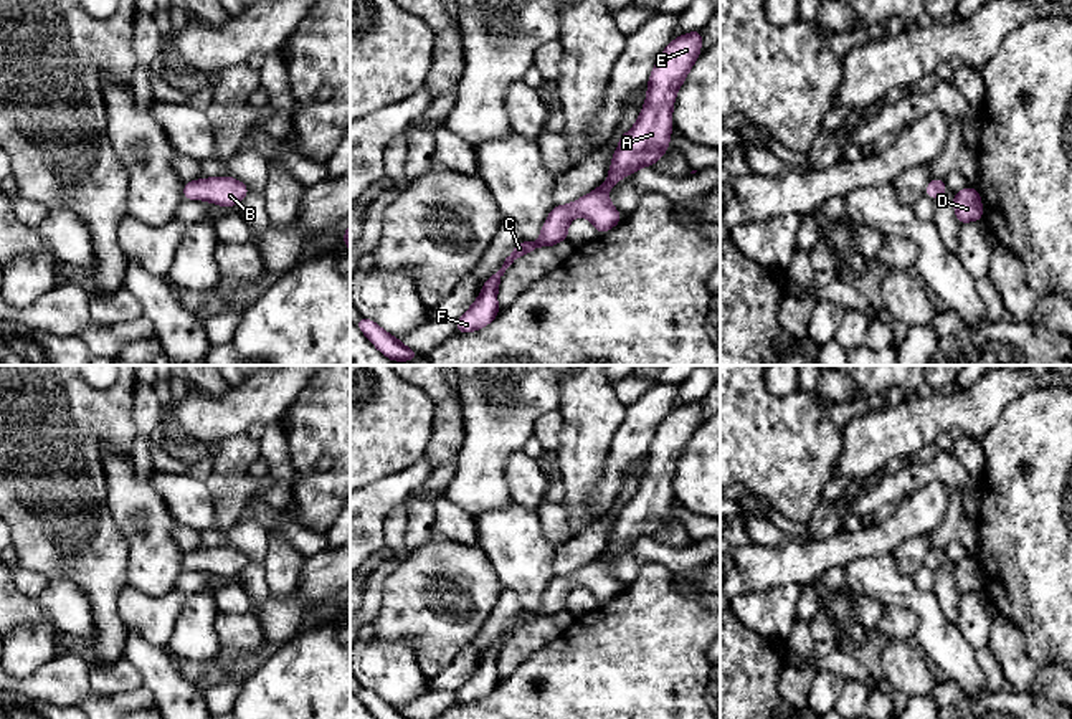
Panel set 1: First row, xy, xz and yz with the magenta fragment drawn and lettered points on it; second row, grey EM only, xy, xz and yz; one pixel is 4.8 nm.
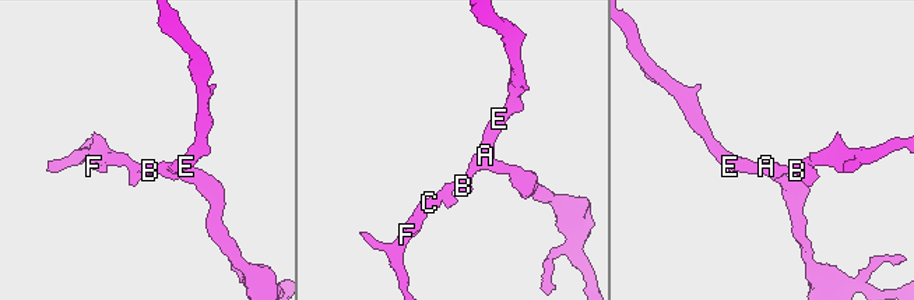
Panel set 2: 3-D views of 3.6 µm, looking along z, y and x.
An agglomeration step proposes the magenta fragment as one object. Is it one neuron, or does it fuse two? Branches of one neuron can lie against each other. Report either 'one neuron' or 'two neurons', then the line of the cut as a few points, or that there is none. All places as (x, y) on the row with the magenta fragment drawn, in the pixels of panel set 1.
one neuron; no cut

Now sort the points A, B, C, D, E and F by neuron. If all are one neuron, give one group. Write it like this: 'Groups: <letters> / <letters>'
Groups: A B C D E F

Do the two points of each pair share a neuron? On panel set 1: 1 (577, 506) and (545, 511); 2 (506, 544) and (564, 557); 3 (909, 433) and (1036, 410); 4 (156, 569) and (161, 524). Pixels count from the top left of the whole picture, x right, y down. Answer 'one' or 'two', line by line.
1: two
2: two
3: two
4: one

